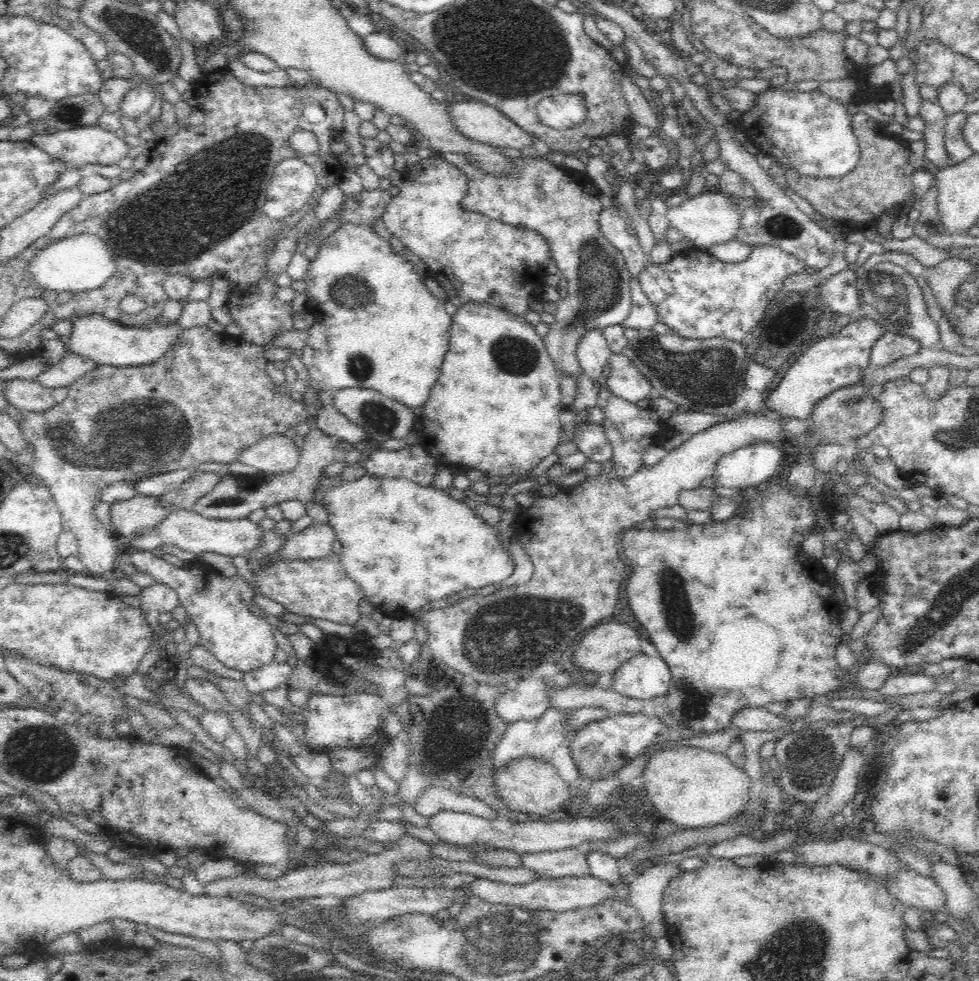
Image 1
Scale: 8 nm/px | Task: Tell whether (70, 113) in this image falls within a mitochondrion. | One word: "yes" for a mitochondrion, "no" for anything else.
yes

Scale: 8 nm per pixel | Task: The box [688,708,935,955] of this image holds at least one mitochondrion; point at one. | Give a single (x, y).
(805, 763)

